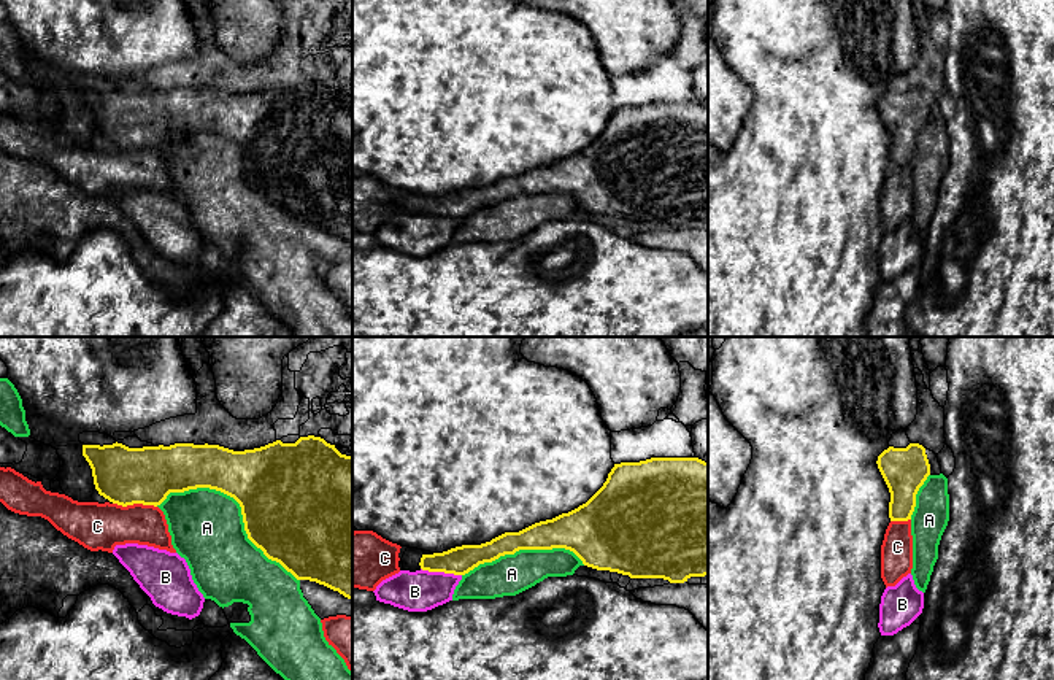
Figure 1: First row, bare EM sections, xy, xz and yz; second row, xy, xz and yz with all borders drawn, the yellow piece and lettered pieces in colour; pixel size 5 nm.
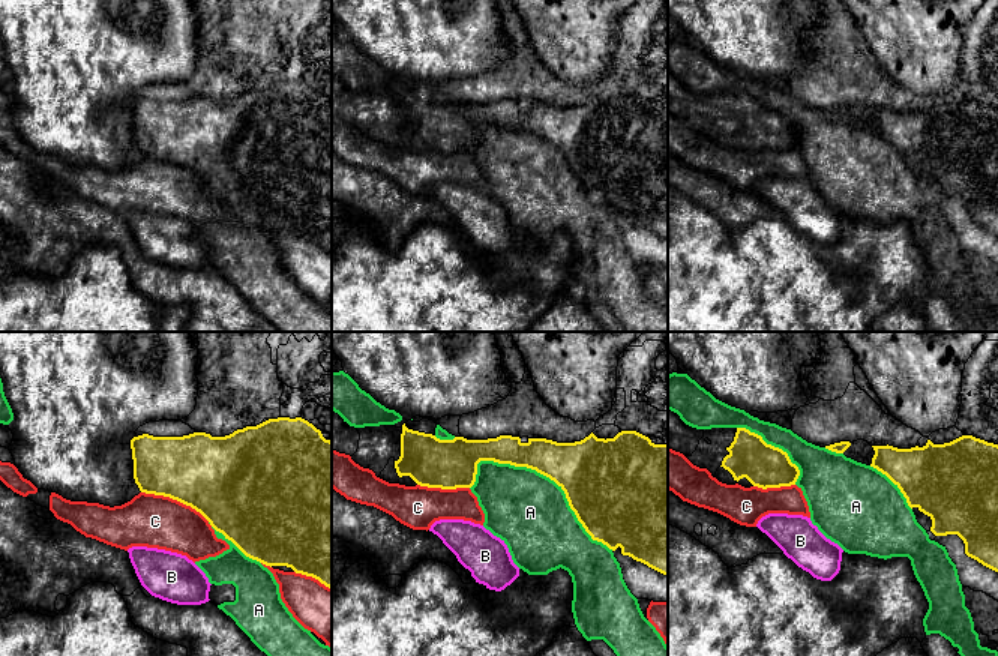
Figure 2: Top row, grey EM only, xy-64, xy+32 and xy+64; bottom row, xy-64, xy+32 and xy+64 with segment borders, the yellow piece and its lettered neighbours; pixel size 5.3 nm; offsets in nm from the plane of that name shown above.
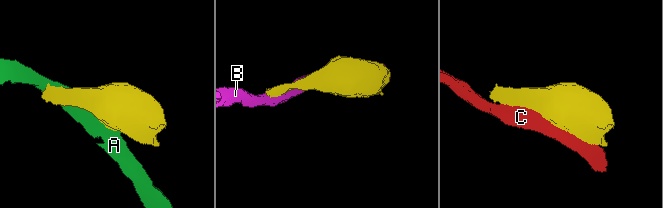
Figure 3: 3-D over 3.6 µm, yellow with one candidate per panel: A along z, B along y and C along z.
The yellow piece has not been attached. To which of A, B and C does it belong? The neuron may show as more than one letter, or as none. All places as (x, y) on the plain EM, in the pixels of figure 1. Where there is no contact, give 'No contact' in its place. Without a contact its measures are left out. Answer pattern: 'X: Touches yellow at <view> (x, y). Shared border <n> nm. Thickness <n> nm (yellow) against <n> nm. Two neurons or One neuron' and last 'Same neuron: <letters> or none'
A: Touches yellow at xy (240, 150). Shared border 800 nm. Thickness 500 nm (yellow) against 380 nm. Two neurons
B: Touches yellow at xz (442, 215). Shared border 220 nm. Thickness 140 nm (yellow) against 200 nm. Two neurons
C: Touches yellow at xy (135, 146). Shared border 220 nm. Thickness 300 nm (yellow) against 240 nm. One neuron
Same neuron: C

